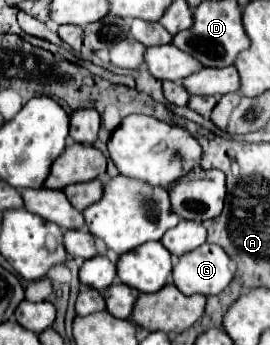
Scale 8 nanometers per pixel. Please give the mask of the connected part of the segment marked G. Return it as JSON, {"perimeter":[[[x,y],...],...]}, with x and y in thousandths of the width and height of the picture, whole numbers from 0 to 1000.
{"perimeter":[[[774,701],[663,742],[656,765],[641,771],[641,823],[693,858],[811,852],[856,812],[856,748],[819,713]]]}

